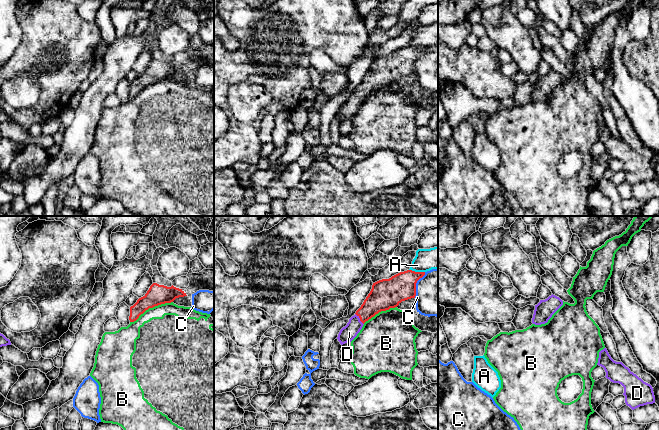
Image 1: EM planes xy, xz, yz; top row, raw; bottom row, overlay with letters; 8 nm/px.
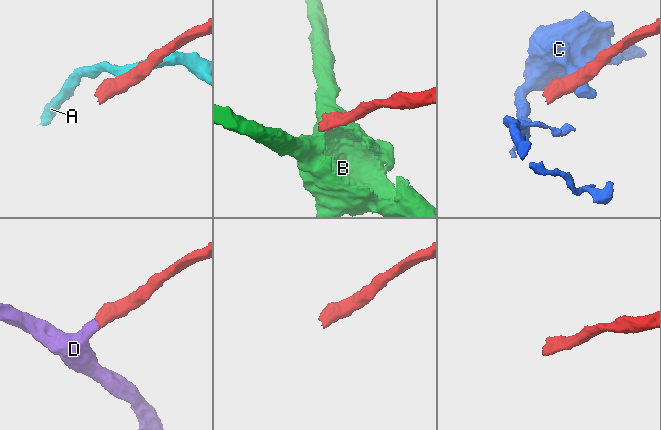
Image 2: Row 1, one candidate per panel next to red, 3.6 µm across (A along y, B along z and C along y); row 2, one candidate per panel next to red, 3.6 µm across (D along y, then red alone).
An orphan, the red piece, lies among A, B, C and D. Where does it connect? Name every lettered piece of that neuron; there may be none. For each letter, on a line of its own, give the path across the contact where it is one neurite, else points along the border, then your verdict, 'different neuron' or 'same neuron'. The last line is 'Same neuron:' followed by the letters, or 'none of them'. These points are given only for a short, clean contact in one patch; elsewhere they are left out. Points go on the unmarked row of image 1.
A: different neuron
B: border xy (172, 77), (149, 83), (135, 96), (130, 98); different neuron
C: border xz (425, 48), (416, 59), (416, 71), (414, 73); different neuron
D: way xz (382, 73), (360, 95), (349, 108); same neuron
Same neuron: D

